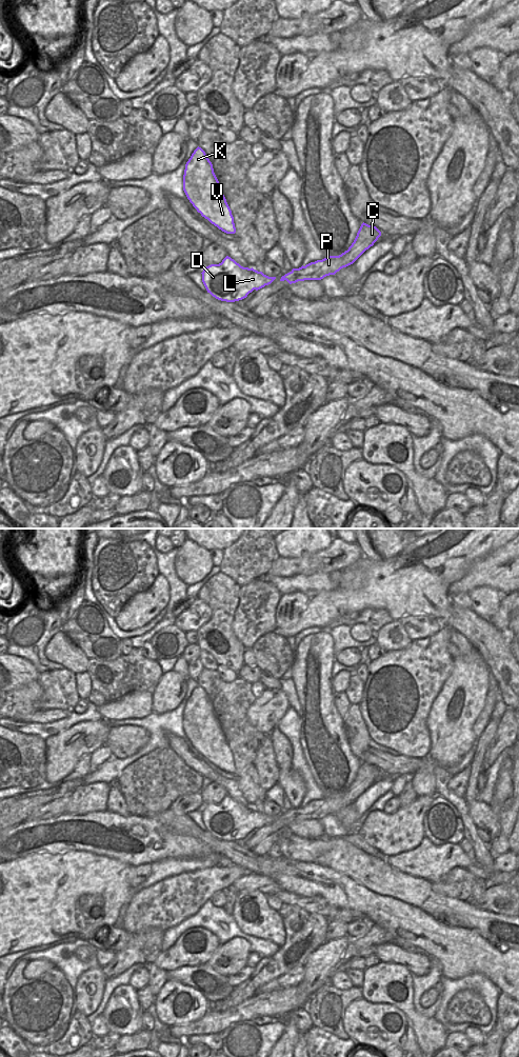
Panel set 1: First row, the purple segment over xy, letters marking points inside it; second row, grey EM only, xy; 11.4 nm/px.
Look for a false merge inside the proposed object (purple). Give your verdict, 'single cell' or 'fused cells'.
fused cells

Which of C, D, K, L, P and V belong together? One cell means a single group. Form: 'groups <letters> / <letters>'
groups C P / D K L V

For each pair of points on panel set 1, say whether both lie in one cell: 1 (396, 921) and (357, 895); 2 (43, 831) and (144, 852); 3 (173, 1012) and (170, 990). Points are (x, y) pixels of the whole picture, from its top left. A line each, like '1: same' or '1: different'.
1: same
2: same
3: same

